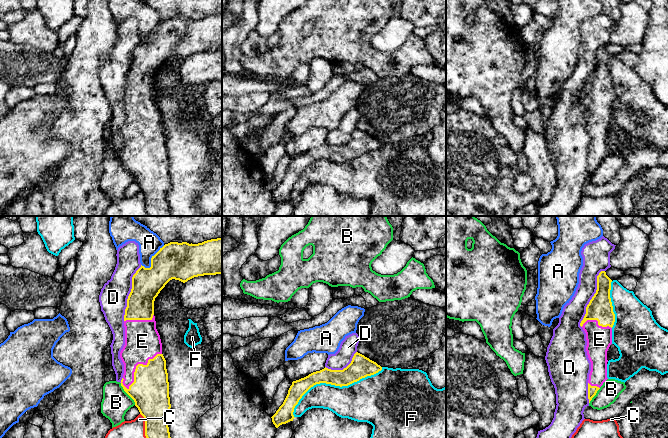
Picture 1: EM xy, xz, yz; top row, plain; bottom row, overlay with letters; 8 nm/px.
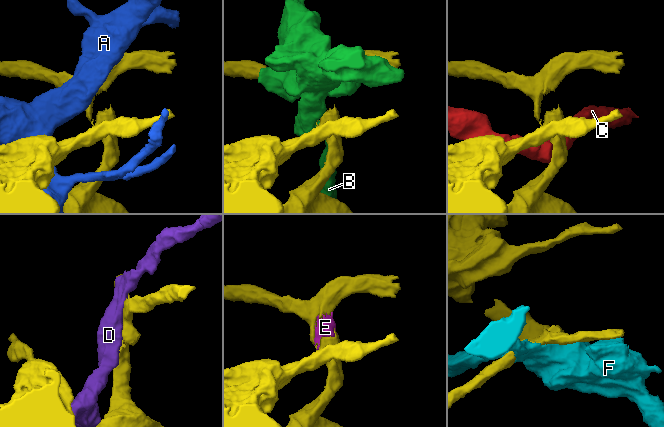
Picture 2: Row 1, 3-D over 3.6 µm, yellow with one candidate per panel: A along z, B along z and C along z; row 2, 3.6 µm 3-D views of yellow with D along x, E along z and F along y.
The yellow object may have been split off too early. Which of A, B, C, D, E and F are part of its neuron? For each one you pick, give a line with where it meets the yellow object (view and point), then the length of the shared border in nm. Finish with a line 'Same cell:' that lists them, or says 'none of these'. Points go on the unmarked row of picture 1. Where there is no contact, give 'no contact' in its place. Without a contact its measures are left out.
E: xy (136, 144) | 400 nm
Same cell: E

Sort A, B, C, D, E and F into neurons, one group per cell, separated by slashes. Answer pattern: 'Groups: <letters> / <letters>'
Groups: A / B / C / D / E / F

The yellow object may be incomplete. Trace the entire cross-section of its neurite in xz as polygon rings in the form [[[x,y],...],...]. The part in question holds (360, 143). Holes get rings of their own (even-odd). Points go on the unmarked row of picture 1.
[[[356,128],[351,139],[343,146],[331,146],[325,143],[320,147],[313,148],[304,154],[293,157],[283,180],[271,193],[272,198],[278,204],[282,200],[293,197],[295,194],[293,191],[295,182],[302,172],[316,160],[326,159],[340,163],[348,162],[381,146],[382,143],[376,138]]]

